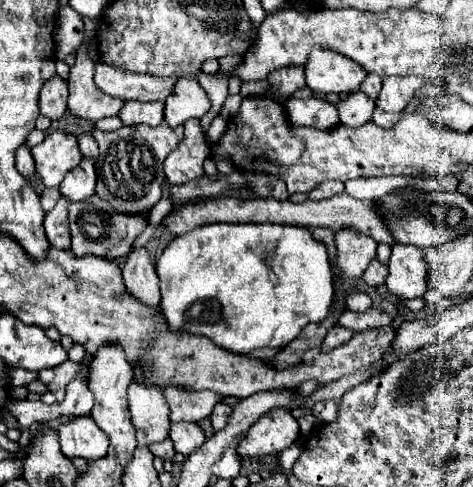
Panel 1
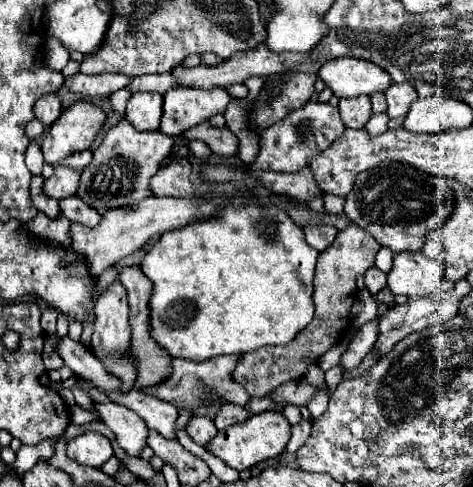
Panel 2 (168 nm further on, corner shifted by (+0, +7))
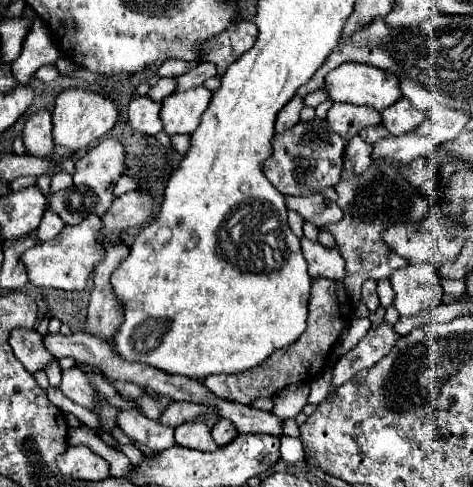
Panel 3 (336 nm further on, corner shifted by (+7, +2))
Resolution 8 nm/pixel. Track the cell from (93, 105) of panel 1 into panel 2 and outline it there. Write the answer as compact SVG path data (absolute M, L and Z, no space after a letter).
M164 73L164 75L144 75L144 77L134 77L126 89L130 93L136 93L136 91L156 91L156 93L166 93L168 89L176 87L174 85L174 79L170 73Z

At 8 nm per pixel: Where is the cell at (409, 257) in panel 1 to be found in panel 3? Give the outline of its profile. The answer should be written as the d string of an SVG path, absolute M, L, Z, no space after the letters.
M409 264L389 278L395 290L395 308L399 316L419 316L441 304L443 288L431 264Z

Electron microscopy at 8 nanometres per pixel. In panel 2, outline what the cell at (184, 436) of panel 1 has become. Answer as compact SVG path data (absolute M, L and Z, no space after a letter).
M194 415L190 417L188 425L186 425L186 433L190 435L192 441L196 441L198 445L208 445L208 441L212 441L218 433L216 425L212 423L212 419L208 417L200 417L200 415Z

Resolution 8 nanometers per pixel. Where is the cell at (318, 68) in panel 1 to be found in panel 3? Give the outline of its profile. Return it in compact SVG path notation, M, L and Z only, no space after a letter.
M343 64L337 66L335 70L331 70L325 78L325 88L327 94L333 102L347 102L347 104L355 104L355 106L371 106L375 110L383 110L391 104L395 104L403 94L397 82L395 74L389 74L381 68L375 66L367 66L367 64Z

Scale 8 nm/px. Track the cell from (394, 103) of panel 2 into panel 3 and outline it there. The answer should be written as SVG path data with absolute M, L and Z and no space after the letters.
M401 98L397 104L385 108L381 116L389 134L409 134L409 130L415 130L415 126L419 126L425 118L425 114L413 108L407 98Z

